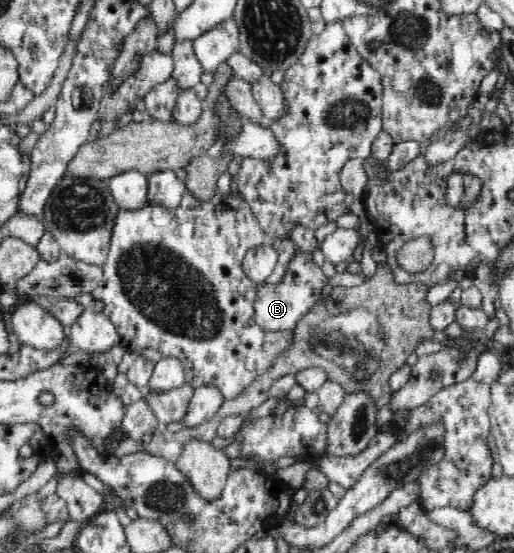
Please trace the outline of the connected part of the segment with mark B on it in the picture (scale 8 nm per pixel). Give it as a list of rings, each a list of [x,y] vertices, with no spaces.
[[[297,252],[289,264],[286,278],[279,285],[261,284],[255,299],[255,322],[264,332],[283,332],[290,334],[300,318],[307,314],[311,307],[323,298],[322,293],[327,279],[321,267],[316,266],[309,253]]]

